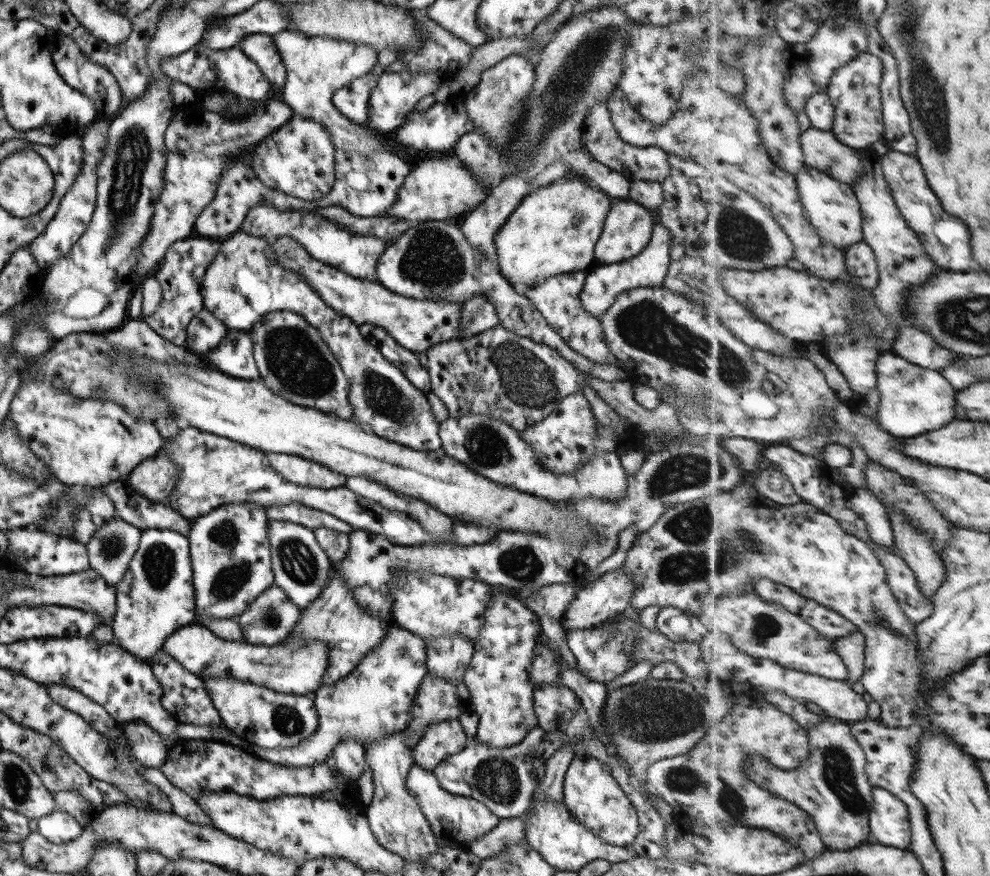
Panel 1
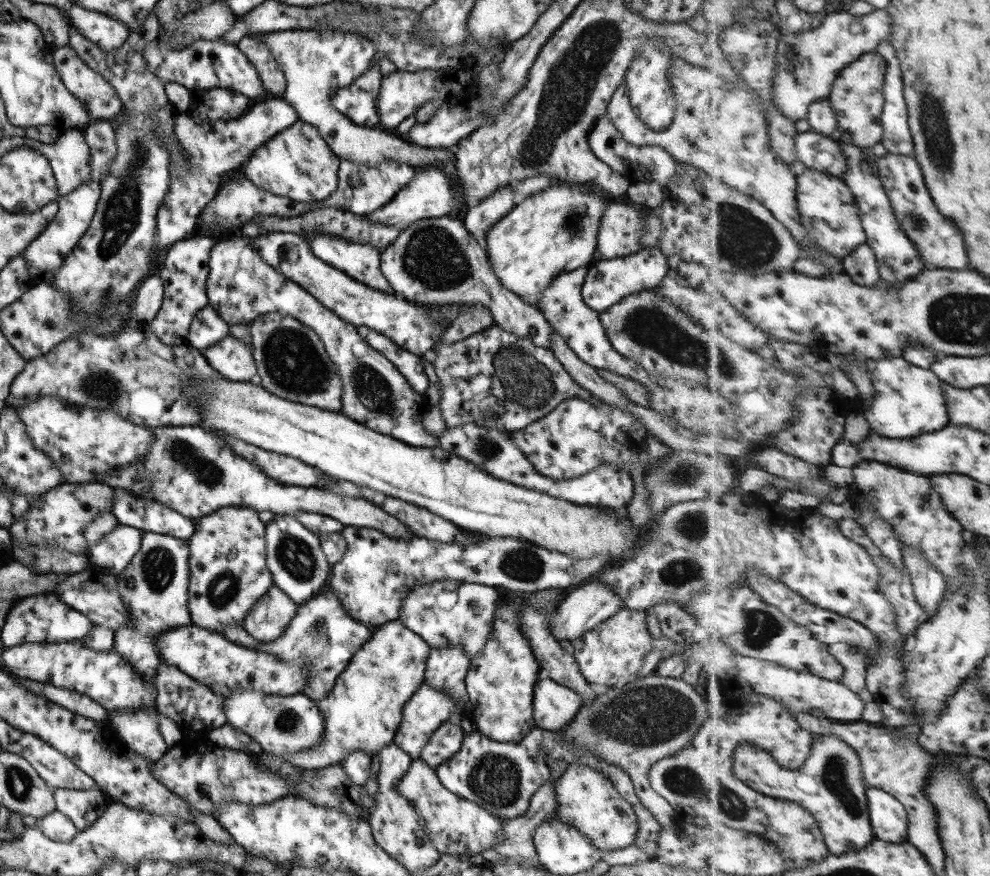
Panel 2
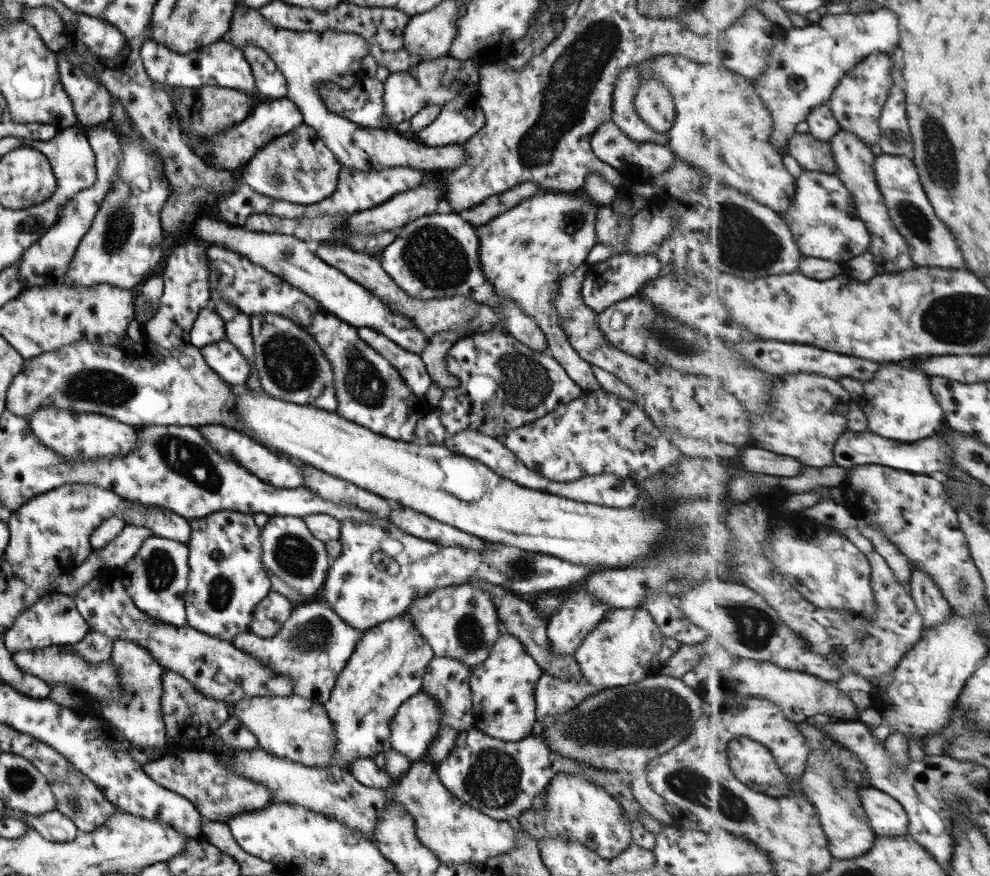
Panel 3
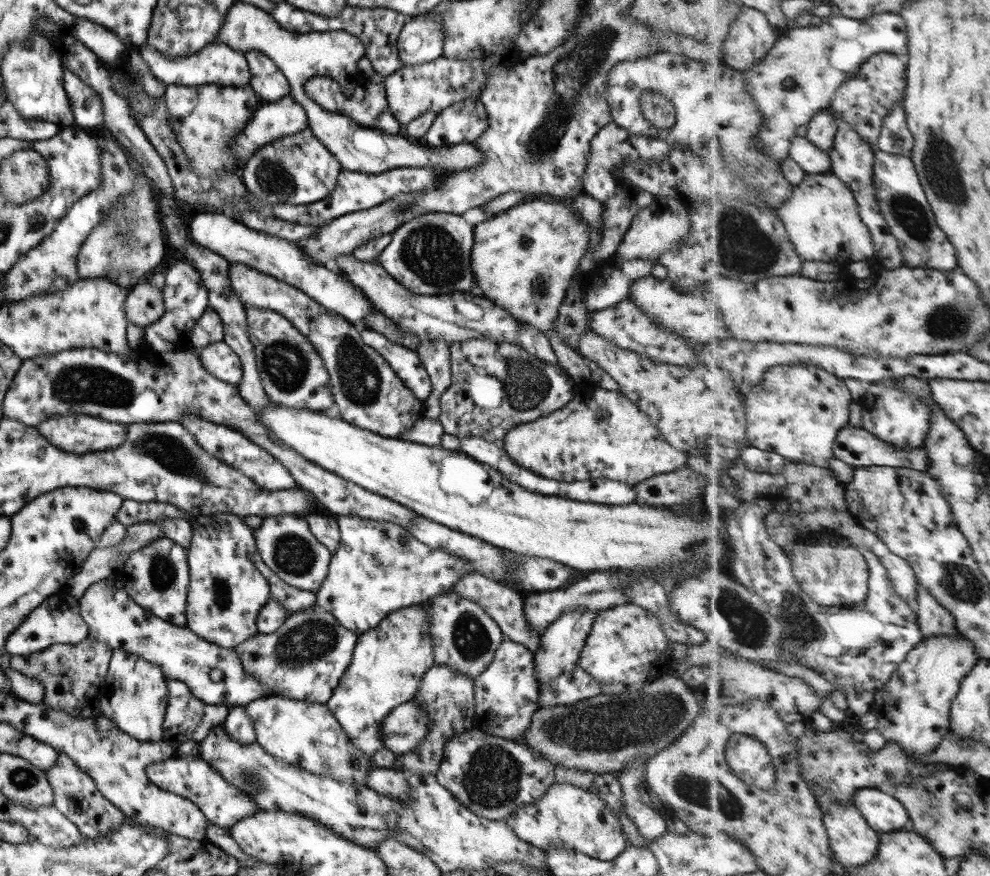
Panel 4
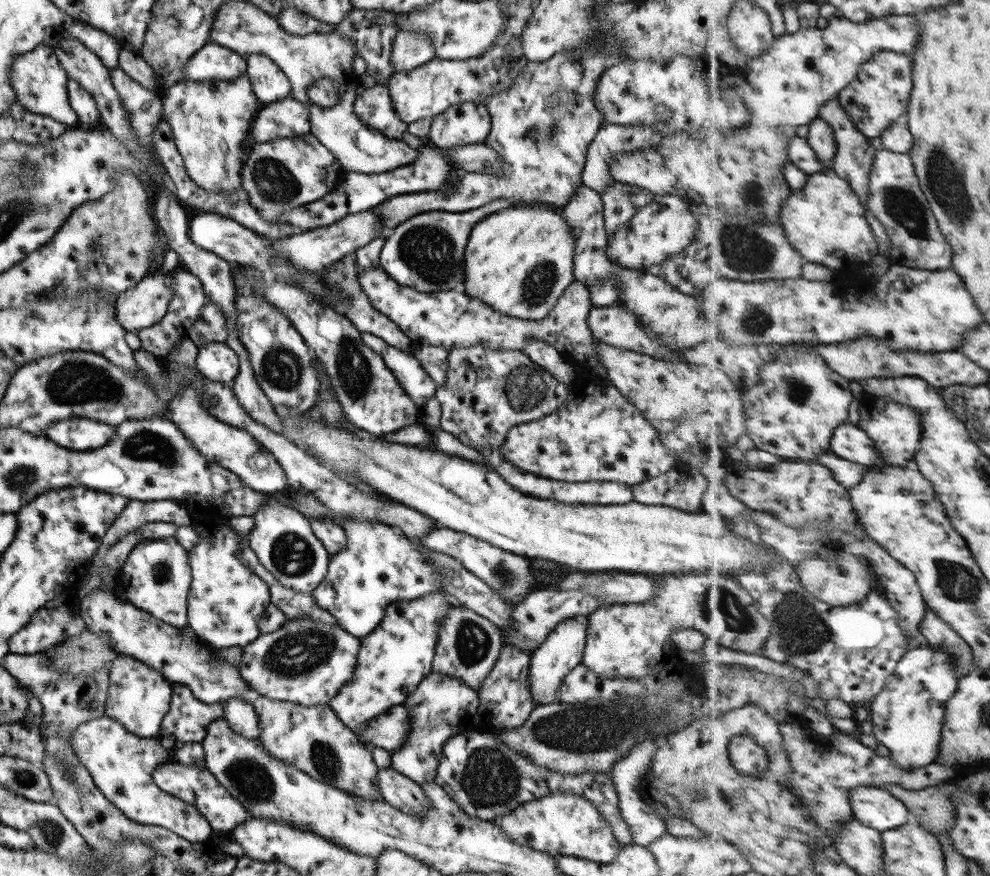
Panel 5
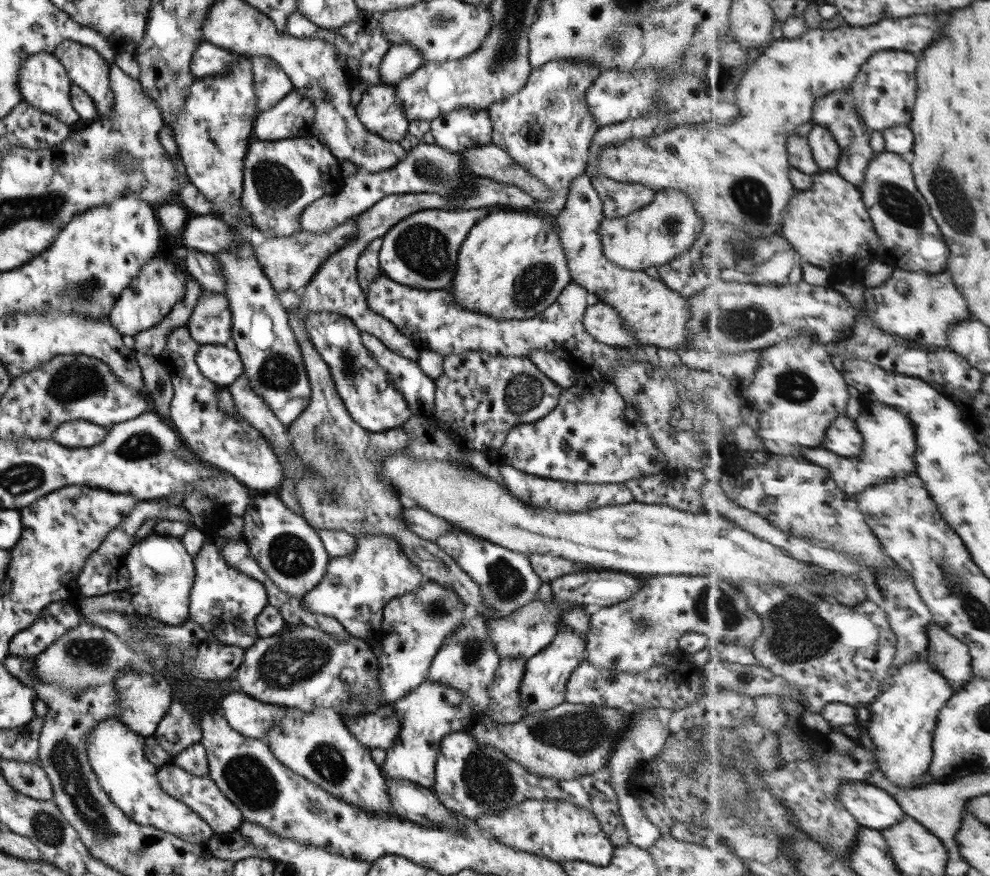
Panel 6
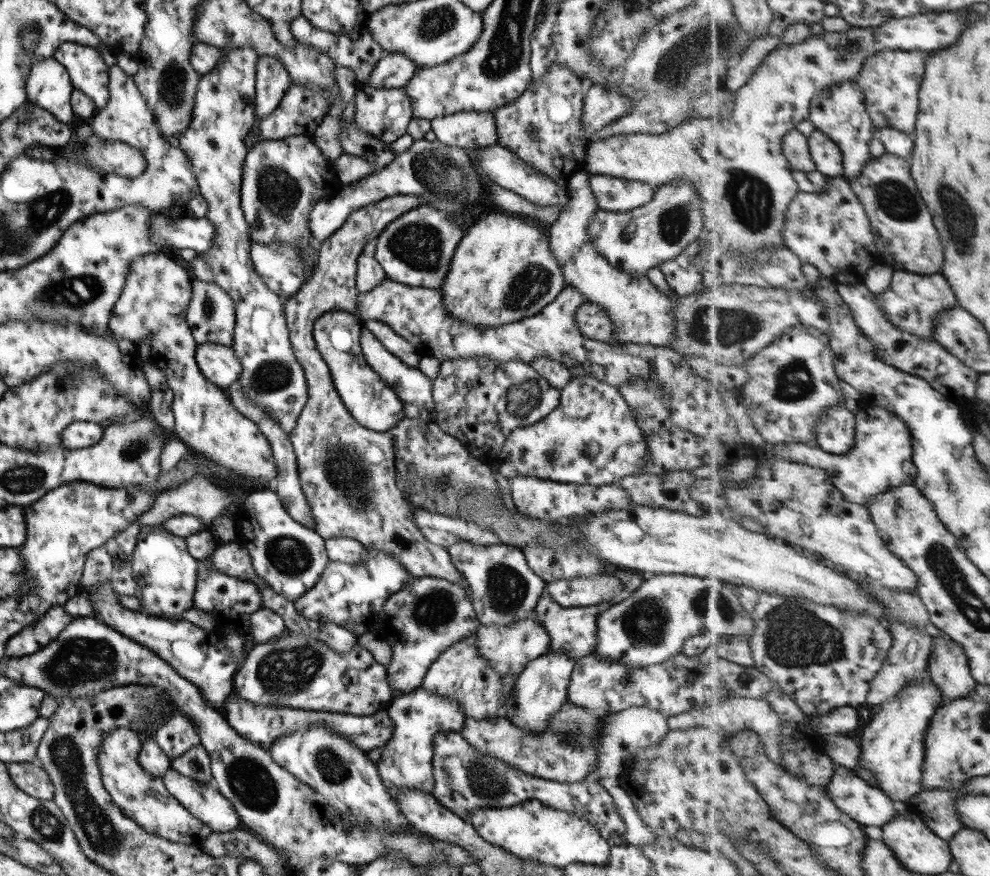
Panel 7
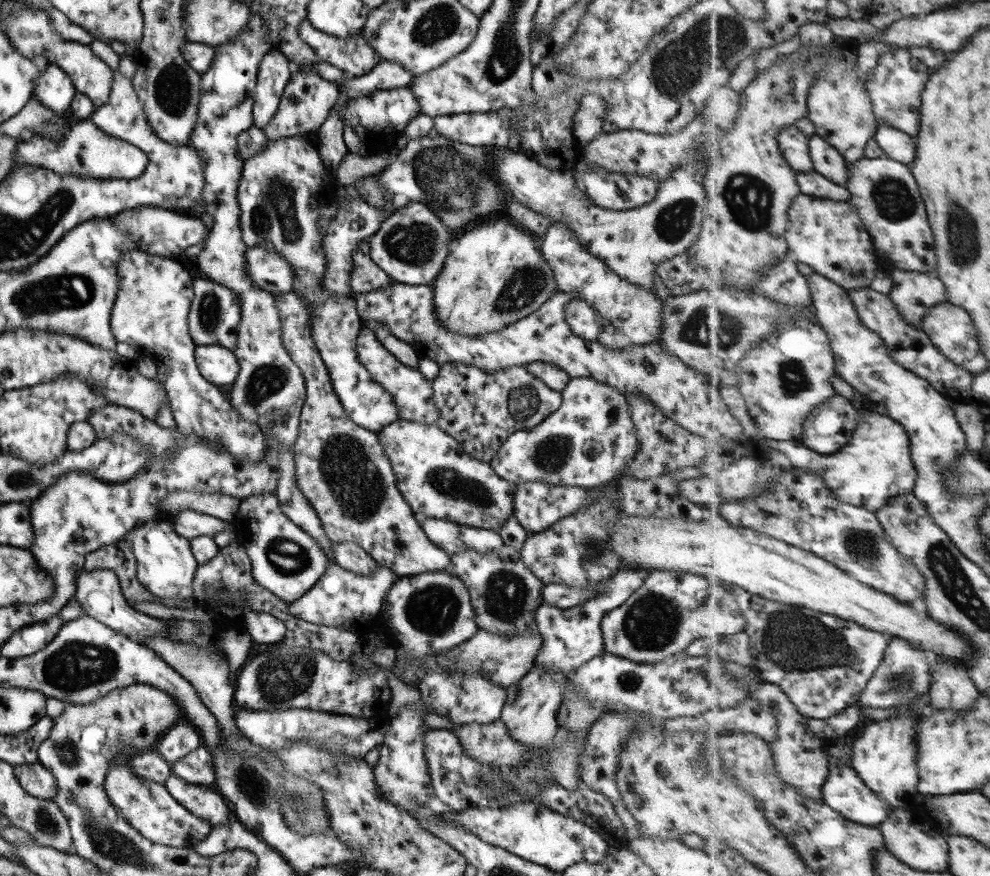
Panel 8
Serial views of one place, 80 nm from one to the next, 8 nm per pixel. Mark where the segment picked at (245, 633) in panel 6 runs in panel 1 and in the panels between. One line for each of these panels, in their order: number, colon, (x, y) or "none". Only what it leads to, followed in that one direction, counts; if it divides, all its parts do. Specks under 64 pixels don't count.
1: (228, 549)
2: (226, 555)
3: (226, 580)
4: (225, 592)
5: (225, 599)

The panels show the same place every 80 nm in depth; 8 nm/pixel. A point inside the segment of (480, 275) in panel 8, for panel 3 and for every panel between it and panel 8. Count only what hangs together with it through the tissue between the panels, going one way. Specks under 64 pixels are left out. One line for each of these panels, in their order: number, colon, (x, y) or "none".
3: (524, 252)
4: (522, 259)
5: (517, 261)
6: (510, 266)
7: (501, 270)

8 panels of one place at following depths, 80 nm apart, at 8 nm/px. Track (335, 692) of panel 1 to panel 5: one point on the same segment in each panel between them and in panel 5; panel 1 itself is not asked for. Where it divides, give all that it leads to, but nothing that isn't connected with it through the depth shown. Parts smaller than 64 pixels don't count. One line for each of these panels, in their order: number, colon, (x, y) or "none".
2: (362, 710)
3: (385, 669)
4: (387, 664)
5: (392, 660)

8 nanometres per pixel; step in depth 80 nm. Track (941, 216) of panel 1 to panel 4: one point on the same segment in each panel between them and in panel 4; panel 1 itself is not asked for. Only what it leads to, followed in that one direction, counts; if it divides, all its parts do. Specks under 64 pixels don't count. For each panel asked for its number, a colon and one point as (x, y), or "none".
2: (941, 244)
3: (931, 244)
4: (902, 197)

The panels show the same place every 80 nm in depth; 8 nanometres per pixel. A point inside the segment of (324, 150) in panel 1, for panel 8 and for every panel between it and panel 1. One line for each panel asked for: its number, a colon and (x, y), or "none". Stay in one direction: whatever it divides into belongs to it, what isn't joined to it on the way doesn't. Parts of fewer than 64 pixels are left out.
2: (296, 163)
3: (296, 167)
4: (297, 169)
5: (277, 176)
6: (280, 178)
7: (281, 179)
8: (280, 189)

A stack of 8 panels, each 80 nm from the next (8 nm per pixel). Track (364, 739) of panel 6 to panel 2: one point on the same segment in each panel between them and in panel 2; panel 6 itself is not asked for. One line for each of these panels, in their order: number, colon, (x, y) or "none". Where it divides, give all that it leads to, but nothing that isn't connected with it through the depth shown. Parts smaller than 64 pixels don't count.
2: (427, 707)
3: (413, 726)
4: (401, 731)
5: (388, 730)

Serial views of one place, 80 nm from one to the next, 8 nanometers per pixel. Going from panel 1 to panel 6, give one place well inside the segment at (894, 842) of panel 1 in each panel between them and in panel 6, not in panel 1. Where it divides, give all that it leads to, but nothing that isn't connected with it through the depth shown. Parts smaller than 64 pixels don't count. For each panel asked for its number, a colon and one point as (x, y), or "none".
2: (890, 822)
3: (887, 815)
4: (883, 811)
5: (876, 807)
6: (873, 807)

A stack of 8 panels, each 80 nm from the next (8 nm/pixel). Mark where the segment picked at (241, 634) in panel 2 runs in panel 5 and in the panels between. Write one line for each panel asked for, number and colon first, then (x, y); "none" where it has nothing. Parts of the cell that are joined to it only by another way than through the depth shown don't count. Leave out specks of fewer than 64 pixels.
3: (312, 646)
4: (304, 659)
5: (306, 662)

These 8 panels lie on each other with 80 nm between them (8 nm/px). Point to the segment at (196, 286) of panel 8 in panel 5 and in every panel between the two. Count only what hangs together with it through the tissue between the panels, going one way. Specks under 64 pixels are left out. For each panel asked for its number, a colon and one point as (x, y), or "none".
5: (209, 325)
6: (210, 321)
7: (210, 314)

